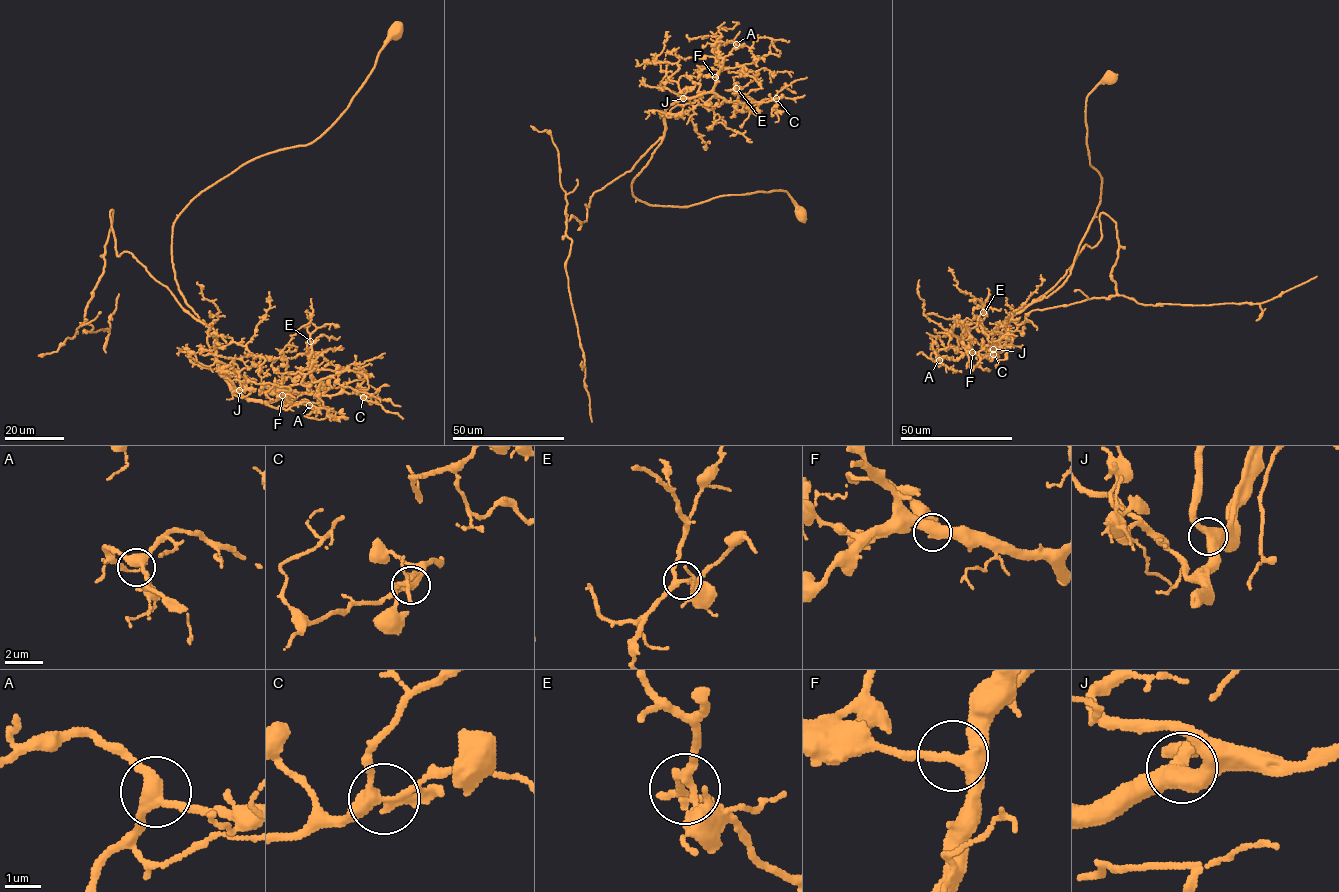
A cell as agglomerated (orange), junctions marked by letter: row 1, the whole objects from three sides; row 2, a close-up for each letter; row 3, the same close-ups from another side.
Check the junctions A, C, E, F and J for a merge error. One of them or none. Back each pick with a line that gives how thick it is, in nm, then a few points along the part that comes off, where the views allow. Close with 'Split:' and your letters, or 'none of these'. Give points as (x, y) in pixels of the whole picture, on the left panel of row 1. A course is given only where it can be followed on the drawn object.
Split: none of these

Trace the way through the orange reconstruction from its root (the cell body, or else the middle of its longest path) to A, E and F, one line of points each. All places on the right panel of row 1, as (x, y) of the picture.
A: (1108, 77), (1087, 98), (1101, 201), (1070, 274), (1011, 318), (991, 357), (939, 360)
E: (1108, 77), (1087, 98), (1101, 201), (1070, 274), (1011, 318), (990, 357), (997, 345), (977, 322), (983, 312)
F: (1108, 77), (1087, 98), (1087, 147), (1101, 176), (1101, 201), (1071, 273), (1011, 318), (991, 357), (972, 353)

